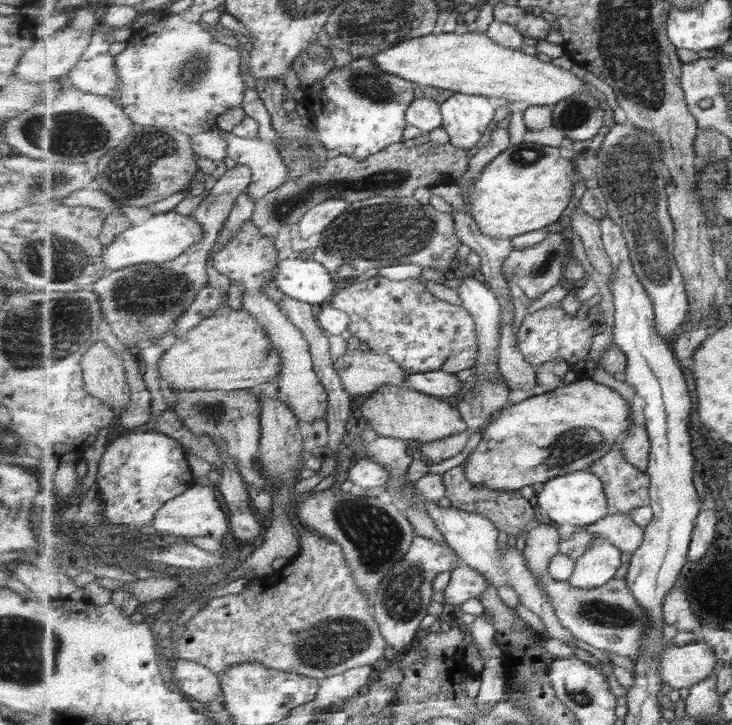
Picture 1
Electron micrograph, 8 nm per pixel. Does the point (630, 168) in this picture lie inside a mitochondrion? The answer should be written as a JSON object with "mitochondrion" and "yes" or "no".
{"mitochondrion":"yes"}

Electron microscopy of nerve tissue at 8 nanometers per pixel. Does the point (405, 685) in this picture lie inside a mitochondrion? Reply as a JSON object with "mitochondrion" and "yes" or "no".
{"mitochondrion":"no"}

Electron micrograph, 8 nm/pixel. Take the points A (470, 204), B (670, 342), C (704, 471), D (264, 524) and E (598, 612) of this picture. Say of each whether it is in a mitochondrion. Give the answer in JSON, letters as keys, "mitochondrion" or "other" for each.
{"A":"other","B":"other","C":"other","D":"other","E":"mitochondrion"}

